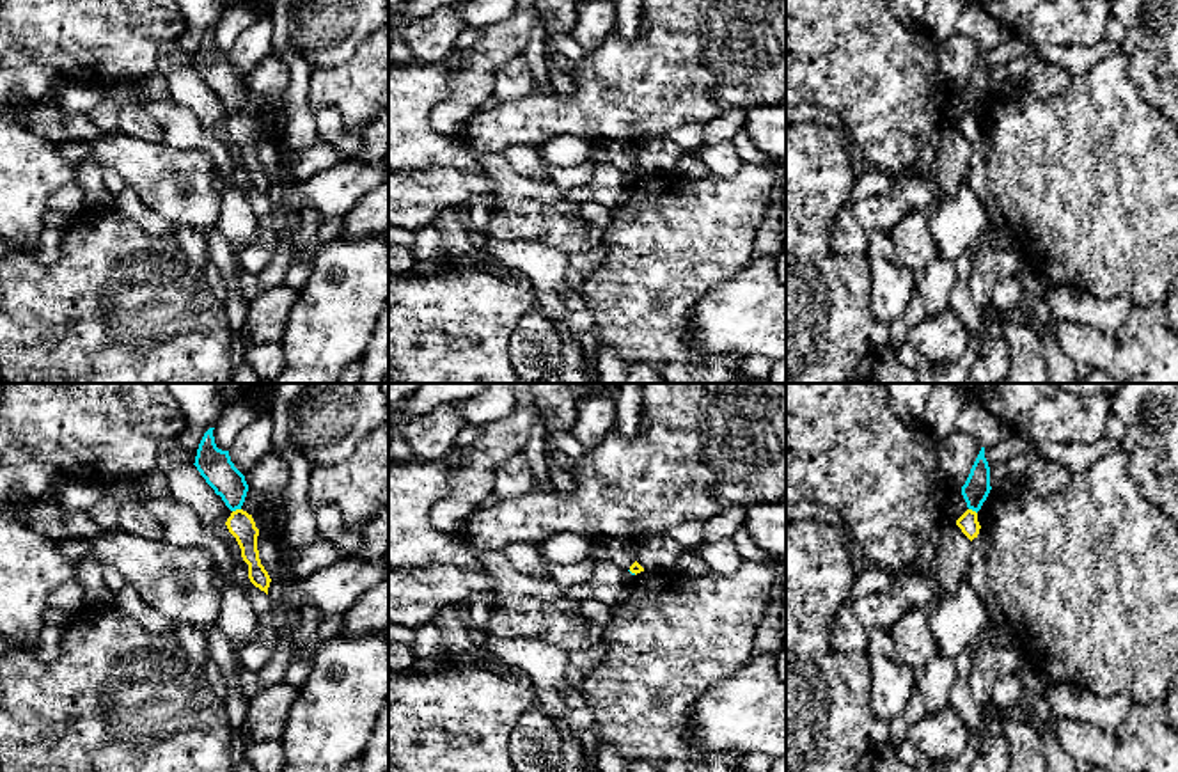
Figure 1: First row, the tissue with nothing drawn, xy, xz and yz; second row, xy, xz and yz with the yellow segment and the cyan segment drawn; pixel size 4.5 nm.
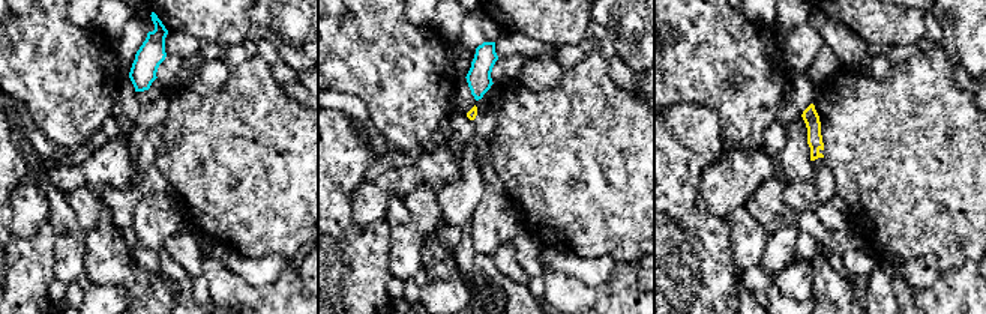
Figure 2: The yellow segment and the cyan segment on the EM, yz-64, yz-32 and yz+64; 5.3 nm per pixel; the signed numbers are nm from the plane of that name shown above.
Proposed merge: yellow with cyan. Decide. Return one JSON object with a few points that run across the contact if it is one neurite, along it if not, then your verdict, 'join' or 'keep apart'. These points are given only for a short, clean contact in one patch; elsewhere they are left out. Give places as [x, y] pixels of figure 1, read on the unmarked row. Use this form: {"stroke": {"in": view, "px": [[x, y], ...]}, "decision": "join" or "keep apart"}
{"stroke": {"in": "xy", "px": [[240, 110], [233, 114]]}, "decision": "keep apart"}

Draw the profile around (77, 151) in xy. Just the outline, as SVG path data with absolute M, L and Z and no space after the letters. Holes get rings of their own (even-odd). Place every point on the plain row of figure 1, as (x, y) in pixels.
M82 140L60 144L60 153L71 161L83 161L92 156L92 146Z

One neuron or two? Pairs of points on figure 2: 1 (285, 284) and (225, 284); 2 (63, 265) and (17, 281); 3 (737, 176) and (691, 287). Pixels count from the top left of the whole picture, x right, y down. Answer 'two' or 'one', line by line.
1: one
2: two
3: two

